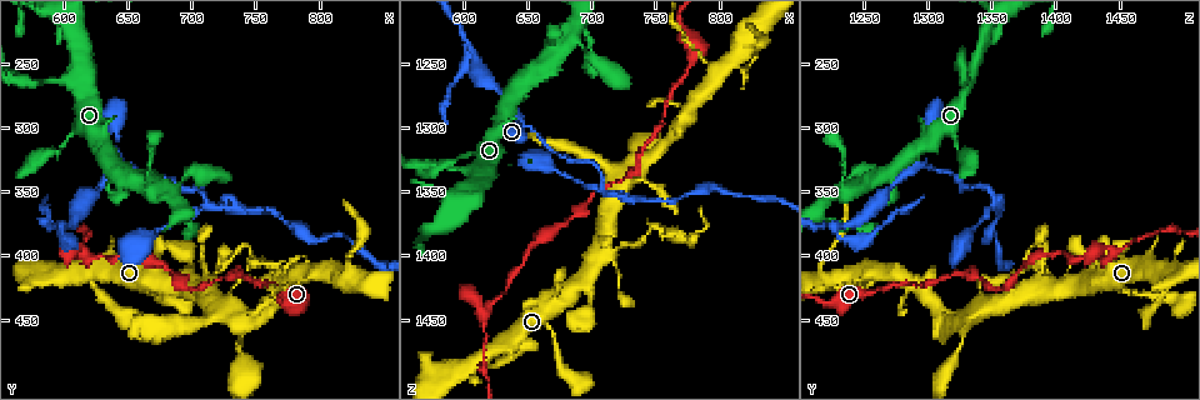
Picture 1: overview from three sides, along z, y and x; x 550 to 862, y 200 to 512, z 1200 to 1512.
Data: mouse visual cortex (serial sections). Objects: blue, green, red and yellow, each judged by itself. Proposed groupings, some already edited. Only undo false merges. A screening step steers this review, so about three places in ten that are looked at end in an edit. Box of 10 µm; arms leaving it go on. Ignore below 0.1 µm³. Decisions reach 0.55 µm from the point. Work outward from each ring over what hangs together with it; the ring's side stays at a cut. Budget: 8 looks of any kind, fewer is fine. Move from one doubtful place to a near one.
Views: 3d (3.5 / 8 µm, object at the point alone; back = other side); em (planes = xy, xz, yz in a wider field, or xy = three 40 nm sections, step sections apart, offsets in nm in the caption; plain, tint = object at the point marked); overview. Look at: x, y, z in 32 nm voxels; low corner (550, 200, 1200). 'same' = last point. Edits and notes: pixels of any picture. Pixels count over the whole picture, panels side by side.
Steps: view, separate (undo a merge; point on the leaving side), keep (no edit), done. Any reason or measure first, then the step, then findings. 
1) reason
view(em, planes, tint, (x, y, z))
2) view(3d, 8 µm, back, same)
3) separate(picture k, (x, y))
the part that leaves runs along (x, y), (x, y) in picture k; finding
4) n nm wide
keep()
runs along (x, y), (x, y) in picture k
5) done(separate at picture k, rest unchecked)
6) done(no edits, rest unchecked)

sharp bend
view(3d, 3.5 µm, (644, 326, 1294))

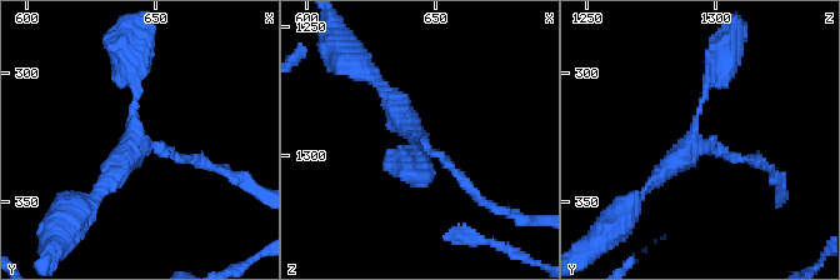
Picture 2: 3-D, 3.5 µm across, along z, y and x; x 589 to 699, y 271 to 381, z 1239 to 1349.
3 arms; arms of 100, 150, 250 nm
view(em, xy, step 2, tint, (642, 327, 1292))

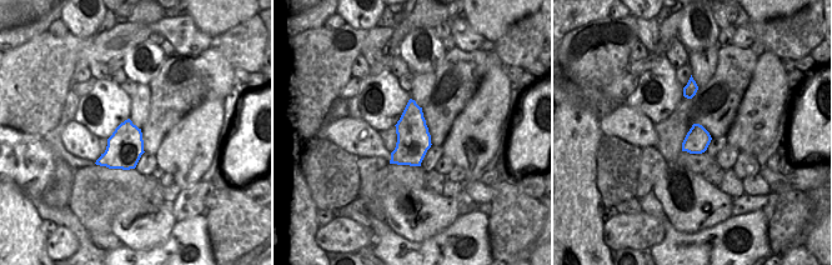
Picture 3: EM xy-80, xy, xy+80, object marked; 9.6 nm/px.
keep()
runs along (131, 65), (135, 141), (189, 160) in picture 2; continuous, no second cell

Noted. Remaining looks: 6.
three arms meet
view(3d, 3.5 µm, (684, 350, 1230))

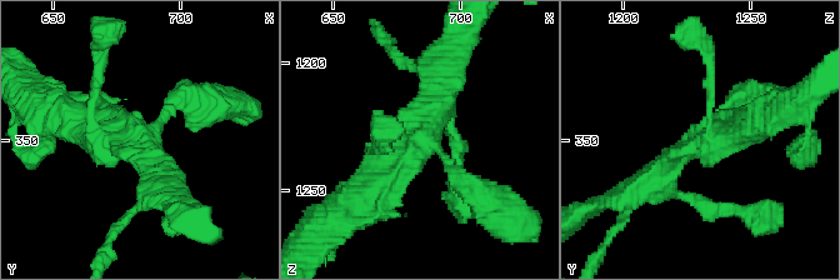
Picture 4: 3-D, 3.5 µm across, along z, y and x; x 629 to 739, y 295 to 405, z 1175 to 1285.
3 arms; arms of 150, 350, 350 nm
view(em, xy, step 3, tint, (685, 350, 1229))

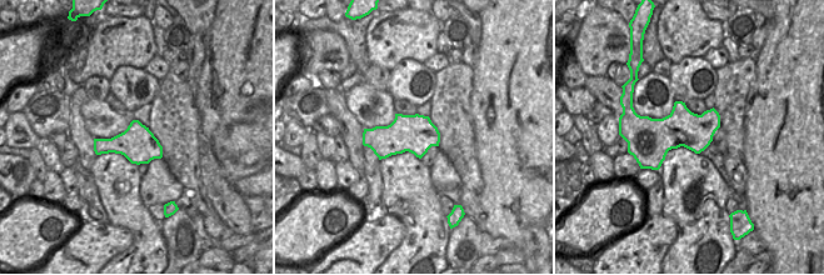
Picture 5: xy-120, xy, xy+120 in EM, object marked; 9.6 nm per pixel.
keep()
runs along (366, 195), (431, 109), (448, 119) in picture 4; all the same cell

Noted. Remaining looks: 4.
a narrow waist
view(3d, 3.5 µm, (606, 380, 1234))

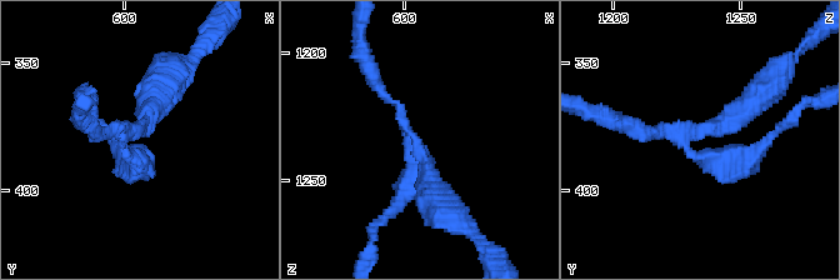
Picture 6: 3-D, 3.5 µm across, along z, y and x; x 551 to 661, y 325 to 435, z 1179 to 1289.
need the tissue
view(em, xy, step 5, tint, (603, 377, 1233))

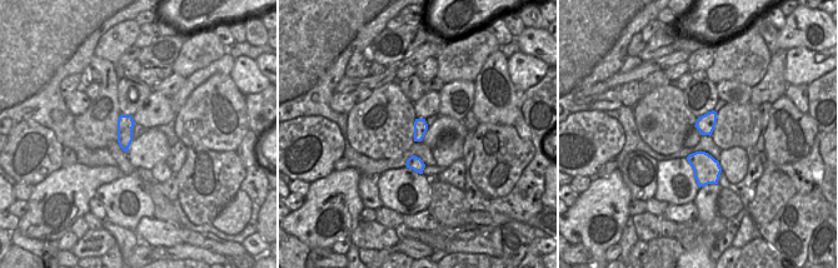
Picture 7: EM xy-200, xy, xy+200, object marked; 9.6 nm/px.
separate(picture 6, (725, 165))
the part that leaves runs along (691, 149), (751, 156), (784, 126) in picture 6; a second cell is stuck on

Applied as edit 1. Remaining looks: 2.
arms part here
view(3d, 3.5 µm, (712, 358, 1350))

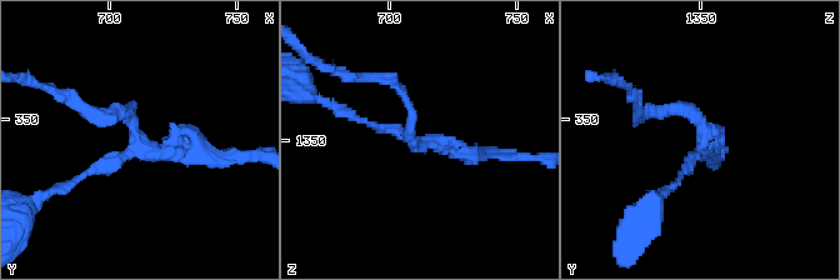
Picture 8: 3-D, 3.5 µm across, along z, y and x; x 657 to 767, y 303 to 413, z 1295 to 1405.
view(em, xy, step 2, tint, (712, 359, 1352))

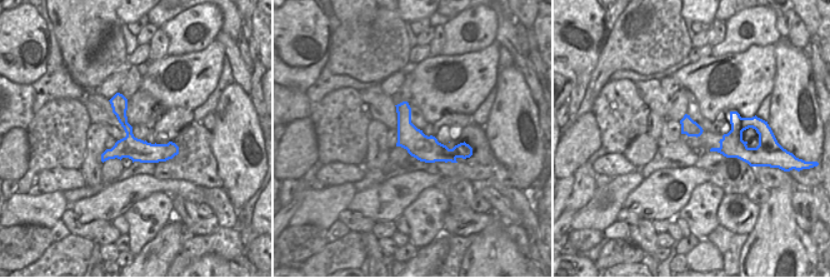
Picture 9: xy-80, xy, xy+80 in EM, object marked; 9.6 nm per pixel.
keep()
runs along (119, 109), (138, 140), (73, 183) in picture 8; one cell here

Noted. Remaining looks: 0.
done(separate at picture 6, rest unchecked)

